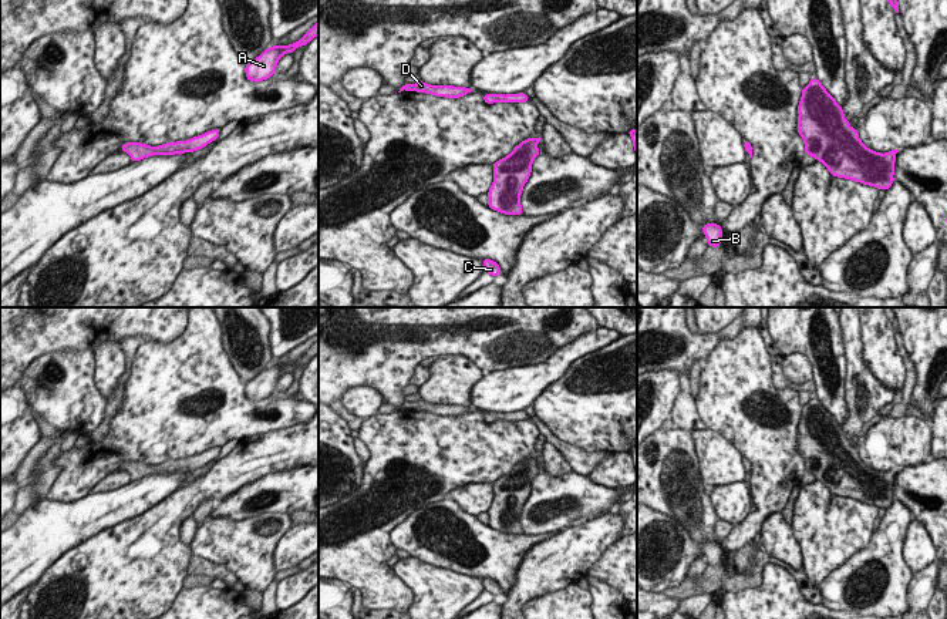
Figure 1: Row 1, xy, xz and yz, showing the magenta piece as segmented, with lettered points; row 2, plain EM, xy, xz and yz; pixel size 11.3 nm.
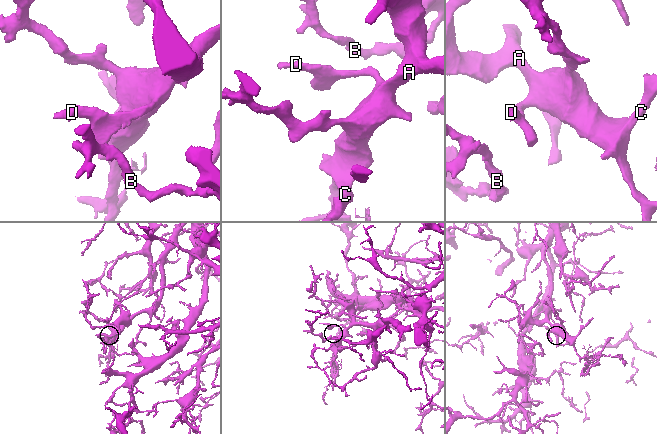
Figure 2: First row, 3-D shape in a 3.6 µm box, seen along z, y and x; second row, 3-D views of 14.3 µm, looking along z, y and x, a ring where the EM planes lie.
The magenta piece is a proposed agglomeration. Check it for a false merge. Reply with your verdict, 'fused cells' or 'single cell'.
single cell

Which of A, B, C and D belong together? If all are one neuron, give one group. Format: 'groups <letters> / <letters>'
groups A B C D

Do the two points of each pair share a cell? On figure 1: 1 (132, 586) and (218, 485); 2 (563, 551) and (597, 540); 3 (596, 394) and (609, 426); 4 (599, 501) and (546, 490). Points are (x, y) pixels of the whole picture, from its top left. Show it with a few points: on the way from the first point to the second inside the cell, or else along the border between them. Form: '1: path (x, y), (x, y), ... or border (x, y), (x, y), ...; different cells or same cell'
1: path (144, 558), (155, 532), (189, 498); same cell
2: path (572, 551), (589, 540); same cell
3: path (596, 401), (596, 413), (602, 419); same cell
4: path (586, 500), (570, 493), (559, 493); same cell

